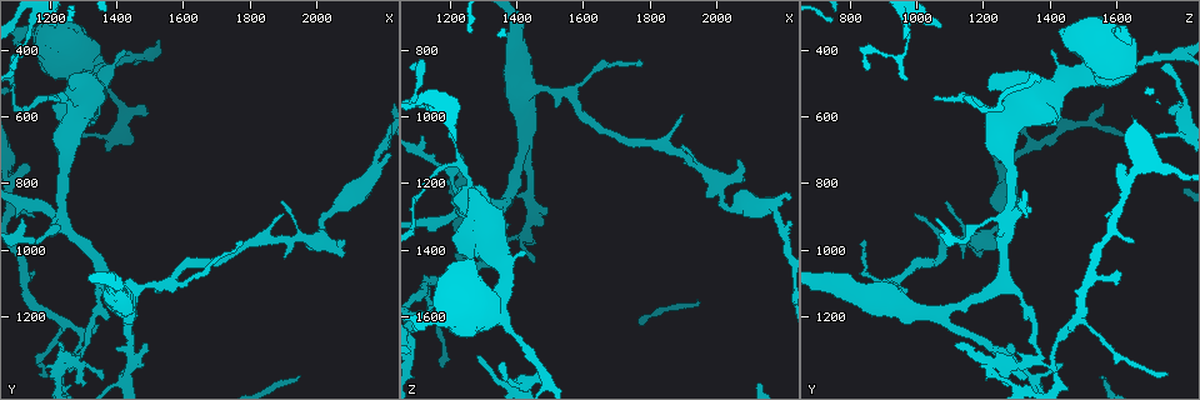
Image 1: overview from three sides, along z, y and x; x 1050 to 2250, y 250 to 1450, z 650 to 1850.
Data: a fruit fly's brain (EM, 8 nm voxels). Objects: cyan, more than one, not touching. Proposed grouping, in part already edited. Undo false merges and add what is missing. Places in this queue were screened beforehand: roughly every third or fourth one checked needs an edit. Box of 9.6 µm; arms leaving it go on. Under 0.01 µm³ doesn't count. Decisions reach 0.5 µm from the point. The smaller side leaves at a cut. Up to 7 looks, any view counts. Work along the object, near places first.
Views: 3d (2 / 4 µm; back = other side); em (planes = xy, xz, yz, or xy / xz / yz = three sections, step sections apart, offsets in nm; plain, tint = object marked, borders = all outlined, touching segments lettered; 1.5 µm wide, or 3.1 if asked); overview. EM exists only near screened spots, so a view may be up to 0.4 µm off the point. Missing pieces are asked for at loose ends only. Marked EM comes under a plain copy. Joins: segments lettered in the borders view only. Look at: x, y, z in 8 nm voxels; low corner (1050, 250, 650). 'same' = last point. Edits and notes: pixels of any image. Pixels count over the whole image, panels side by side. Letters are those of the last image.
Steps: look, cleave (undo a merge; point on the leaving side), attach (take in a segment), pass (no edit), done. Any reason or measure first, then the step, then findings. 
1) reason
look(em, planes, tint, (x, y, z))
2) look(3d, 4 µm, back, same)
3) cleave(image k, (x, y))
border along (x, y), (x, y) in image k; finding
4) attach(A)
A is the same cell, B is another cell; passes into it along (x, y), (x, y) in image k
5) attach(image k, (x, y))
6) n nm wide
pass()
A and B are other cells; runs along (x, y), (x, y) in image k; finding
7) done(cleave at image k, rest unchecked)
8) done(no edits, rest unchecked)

tapers out
look(em, planes, borders, (1280, 660, 1730))

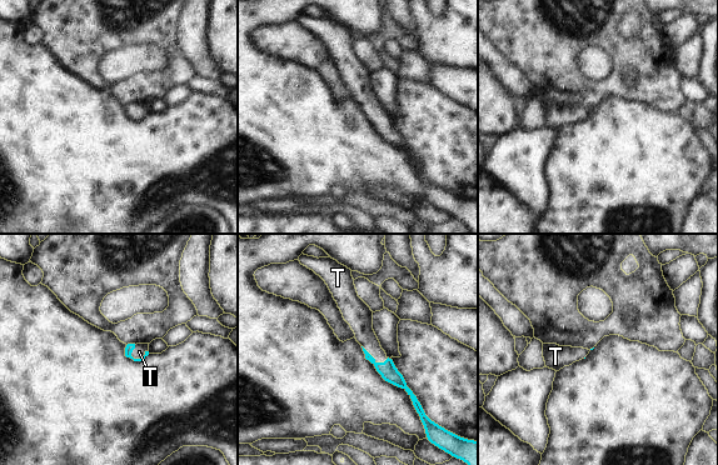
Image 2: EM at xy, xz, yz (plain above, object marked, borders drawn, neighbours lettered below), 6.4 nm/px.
attach(T)
T is the same cell; passes into it along (389, 373), (374, 359), (362, 323) in image 2; it goes on there

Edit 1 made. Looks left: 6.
redraw
look(overview)

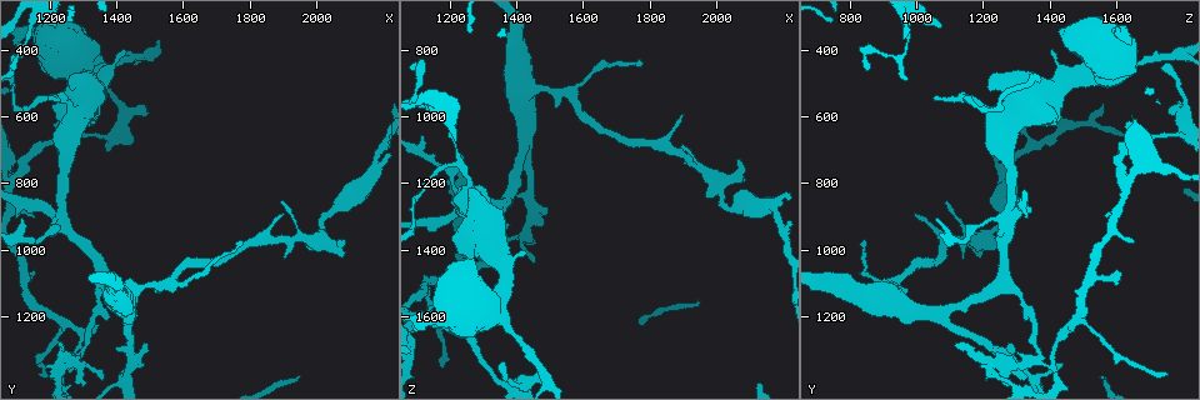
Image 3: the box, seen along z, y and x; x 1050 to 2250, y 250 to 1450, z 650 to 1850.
thin end
look(3d, 4 µm, (1770, 980, 850))

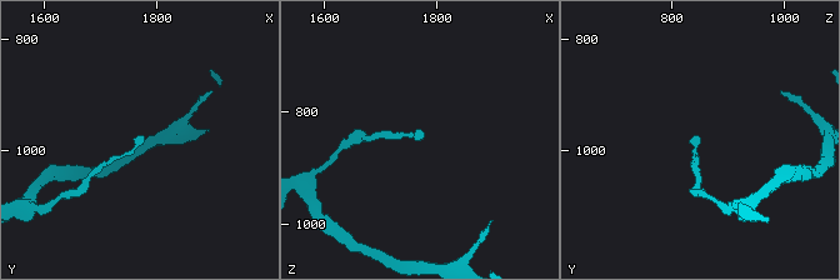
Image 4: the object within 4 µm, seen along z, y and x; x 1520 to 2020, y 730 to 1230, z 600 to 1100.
need the tissue
look(em, xz, step 4, borders, (1775, 980, 850))

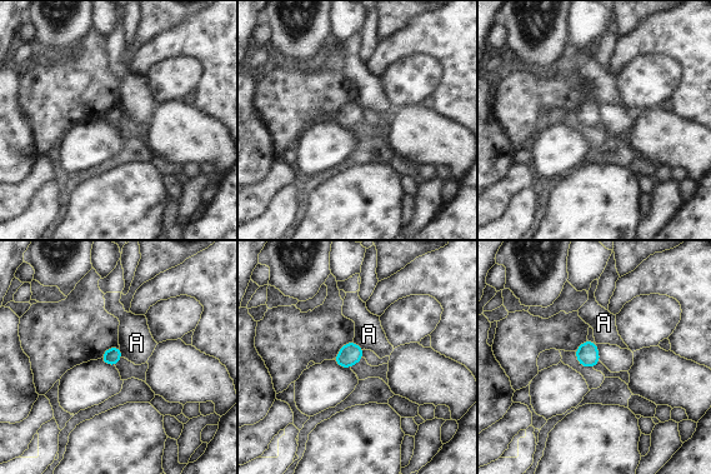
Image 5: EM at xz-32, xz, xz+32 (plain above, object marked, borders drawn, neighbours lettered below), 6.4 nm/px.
another direction
look(em, planes, borders, same)

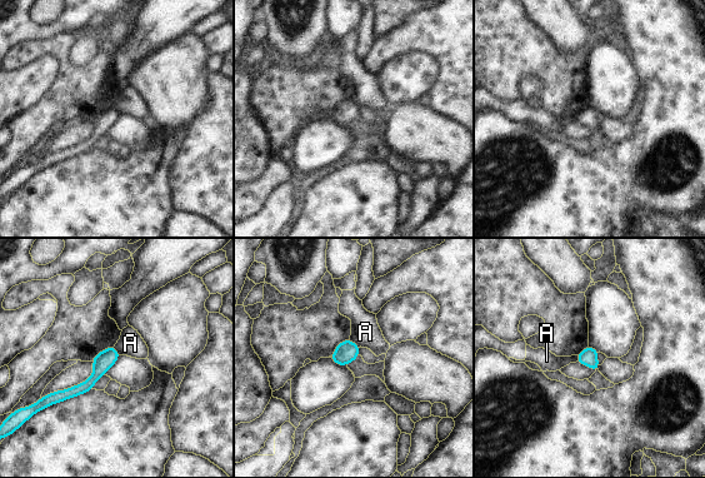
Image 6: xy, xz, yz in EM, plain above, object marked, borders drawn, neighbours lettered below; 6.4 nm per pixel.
pass()
A is another cell; runs along (114, 353), (85, 387), (51, 397) in image 6; none of them fits

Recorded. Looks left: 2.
done(attach at image 2, rest unchecked)

